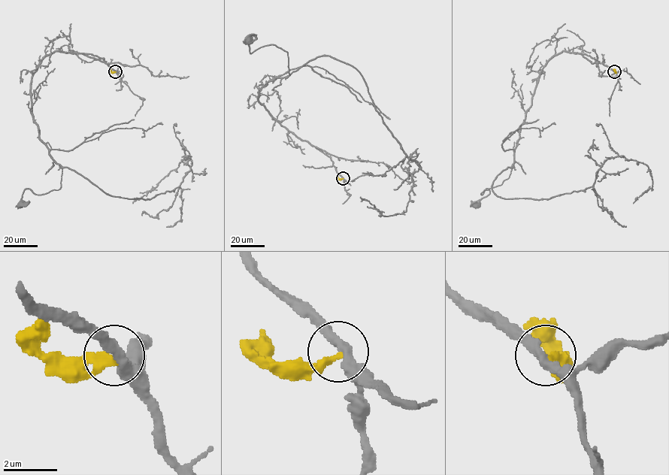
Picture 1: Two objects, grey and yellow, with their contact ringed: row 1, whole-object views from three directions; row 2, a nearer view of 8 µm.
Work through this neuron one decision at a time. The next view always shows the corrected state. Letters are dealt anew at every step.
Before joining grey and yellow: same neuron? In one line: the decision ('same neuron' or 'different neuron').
different neuron

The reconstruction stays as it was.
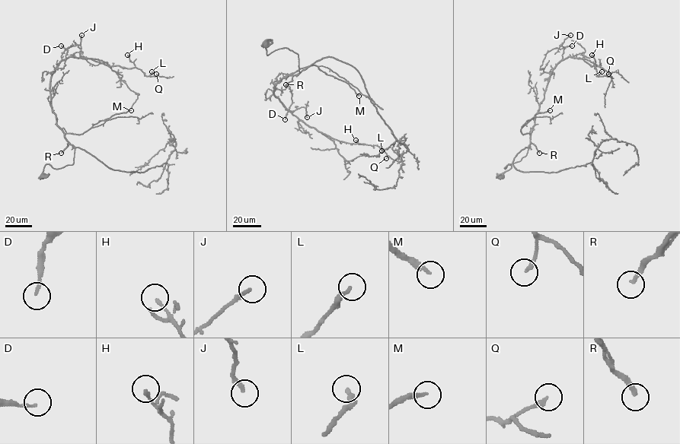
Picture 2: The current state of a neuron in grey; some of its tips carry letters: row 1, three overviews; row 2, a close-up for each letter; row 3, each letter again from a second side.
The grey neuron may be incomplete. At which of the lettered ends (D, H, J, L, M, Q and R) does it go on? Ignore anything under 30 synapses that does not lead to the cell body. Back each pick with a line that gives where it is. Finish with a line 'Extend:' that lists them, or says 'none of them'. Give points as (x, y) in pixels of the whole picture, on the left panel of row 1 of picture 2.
L: place (151, 71)
M: place (131, 110)
R: place (61, 153)
Extend: L, M, R

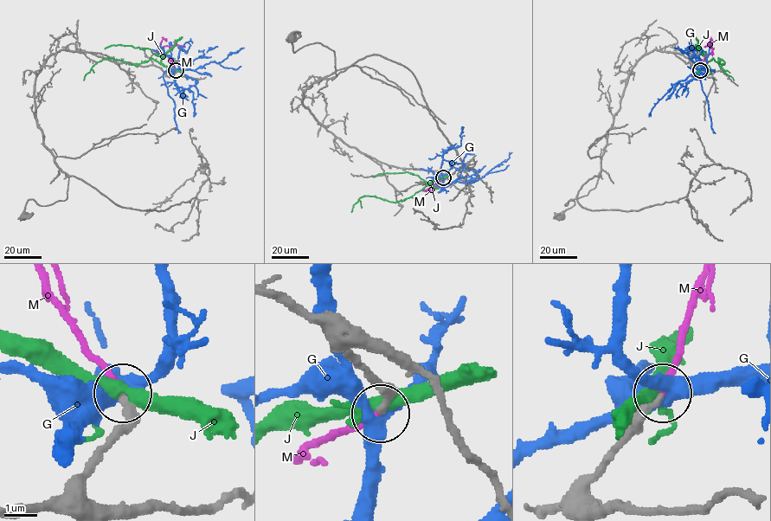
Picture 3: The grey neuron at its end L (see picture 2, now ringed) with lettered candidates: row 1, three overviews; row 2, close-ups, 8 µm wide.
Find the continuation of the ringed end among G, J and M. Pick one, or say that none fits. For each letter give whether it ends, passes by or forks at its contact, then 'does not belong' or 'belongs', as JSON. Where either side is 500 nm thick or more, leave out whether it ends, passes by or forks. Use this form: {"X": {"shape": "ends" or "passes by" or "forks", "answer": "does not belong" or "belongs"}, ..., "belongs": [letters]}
{"G": {"shape": "forks", "answer": "does not belong"}, "J": {"shape": "forks", "answer": "does not belong"}, "M": {"shape": "ends", "answer": "belongs"}, "belongs": ["M"]}

